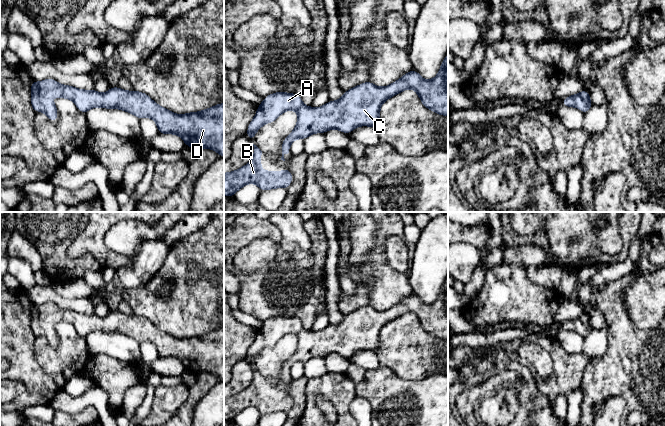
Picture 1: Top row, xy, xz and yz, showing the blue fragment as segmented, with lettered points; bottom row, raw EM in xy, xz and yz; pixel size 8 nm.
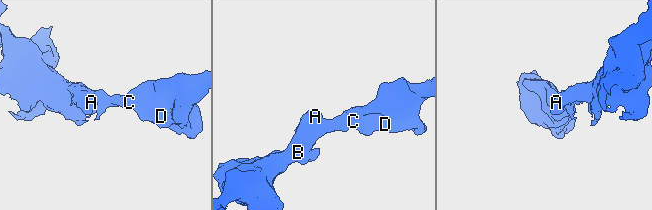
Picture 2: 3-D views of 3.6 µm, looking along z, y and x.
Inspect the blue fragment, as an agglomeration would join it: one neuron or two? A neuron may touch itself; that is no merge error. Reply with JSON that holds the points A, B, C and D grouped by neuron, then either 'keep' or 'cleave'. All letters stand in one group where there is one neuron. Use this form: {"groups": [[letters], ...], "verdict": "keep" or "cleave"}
{"groups": [["A", "B", "C", "D"]], "verdict": "keep"}

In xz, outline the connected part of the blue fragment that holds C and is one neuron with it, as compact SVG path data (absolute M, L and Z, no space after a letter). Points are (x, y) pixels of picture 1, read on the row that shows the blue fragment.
M448 53L441 64L438 74L432 80L425 80L417 71L411 70L386 87L377 87L370 81L357 85L348 91L344 91L343 96L339 100L328 101L319 108L305 106L301 97L294 93L276 92L270 94L258 106L256 115L250 122L246 135L247 138L253 141L256 132L264 124L273 123L285 111L296 111L298 113L297 125L282 142L281 160L285 161L284 155L289 153L290 145L295 139L305 139L314 133L326 133L330 129L338 129L343 133L349 134L354 128L359 126L375 128L380 120L381 105L387 99L406 89L415 90L424 107L439 115L448 116Z

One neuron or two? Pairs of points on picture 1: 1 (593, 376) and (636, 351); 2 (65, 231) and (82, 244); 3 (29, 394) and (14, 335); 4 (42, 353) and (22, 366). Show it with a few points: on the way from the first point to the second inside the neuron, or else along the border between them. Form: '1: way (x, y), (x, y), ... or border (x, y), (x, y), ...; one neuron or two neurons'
1: way (604, 376), (608, 376), (616, 371), (625, 362); one neuron
2: border (88, 222), (67, 248), (67, 254), (72, 259); two neurons
3: way (29, 379), (29, 373), (22, 366), (17, 350); one neuron
4: border (35, 336), (33, 344), (34, 358), (45, 373); two neurons

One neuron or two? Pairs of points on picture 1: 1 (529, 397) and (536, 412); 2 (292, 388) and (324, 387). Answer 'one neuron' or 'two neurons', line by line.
1: one neuron
2: two neurons

